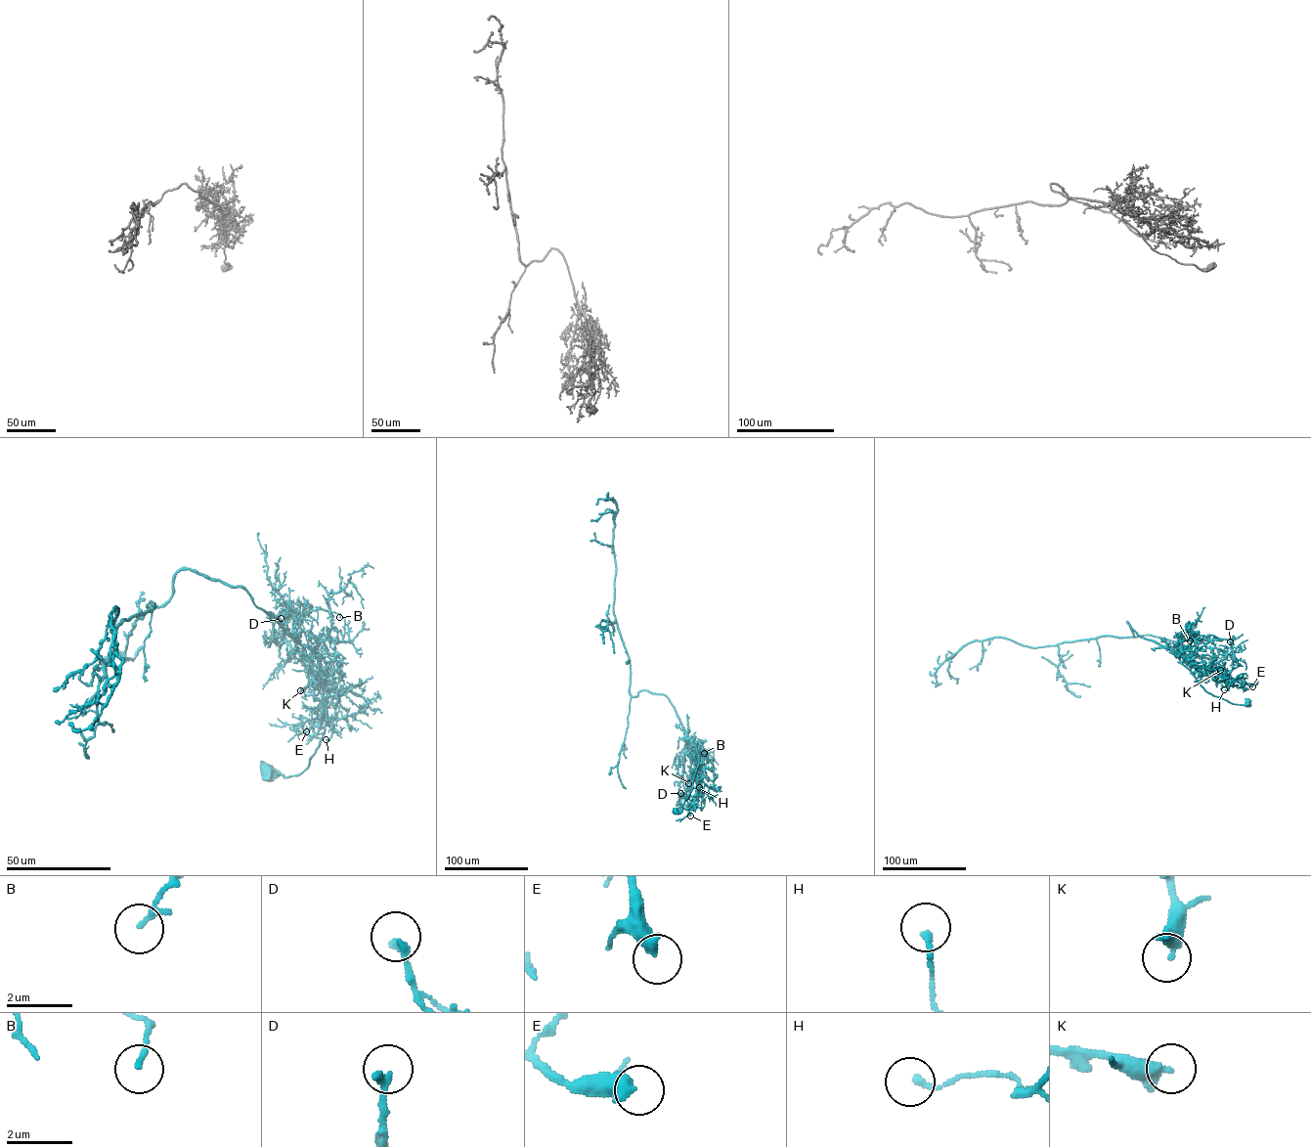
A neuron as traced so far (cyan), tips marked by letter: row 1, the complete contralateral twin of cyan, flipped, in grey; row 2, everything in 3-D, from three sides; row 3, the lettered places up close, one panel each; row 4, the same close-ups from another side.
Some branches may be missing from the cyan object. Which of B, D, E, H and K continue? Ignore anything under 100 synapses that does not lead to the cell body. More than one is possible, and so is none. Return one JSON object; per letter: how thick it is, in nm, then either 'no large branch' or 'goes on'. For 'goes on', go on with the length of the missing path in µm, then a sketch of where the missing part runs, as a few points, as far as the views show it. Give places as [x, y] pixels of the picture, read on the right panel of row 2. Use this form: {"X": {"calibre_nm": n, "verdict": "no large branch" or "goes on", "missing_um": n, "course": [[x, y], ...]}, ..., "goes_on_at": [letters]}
{"B": {"calibre_nm": 190, "verdict": "no large branch"}, "D": {"calibre_nm": 280, "verdict": "no large branch"}, "E": {"calibre_nm": 440, "verdict": "no large branch"}, "H": {"calibre_nm": 190, "verdict": "no large branch"}, "K": {"calibre_nm": 460, "verdict": "no large branch"}, "goes_on_at": []}

